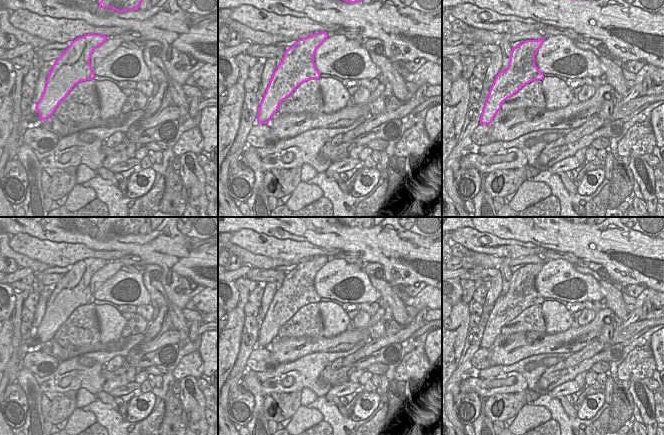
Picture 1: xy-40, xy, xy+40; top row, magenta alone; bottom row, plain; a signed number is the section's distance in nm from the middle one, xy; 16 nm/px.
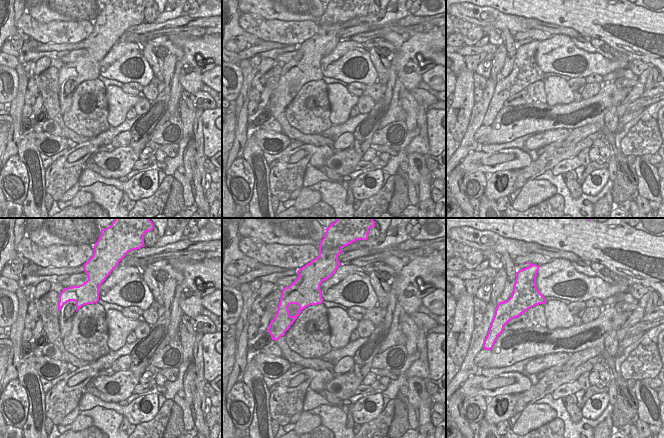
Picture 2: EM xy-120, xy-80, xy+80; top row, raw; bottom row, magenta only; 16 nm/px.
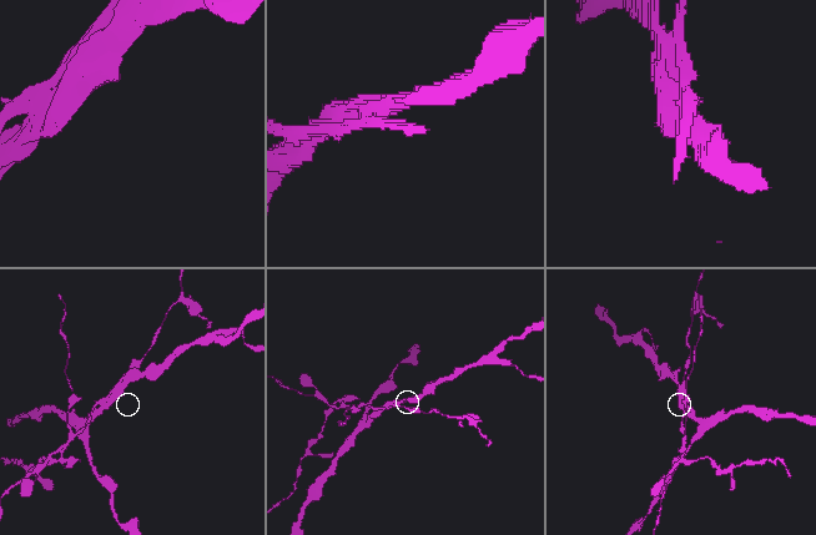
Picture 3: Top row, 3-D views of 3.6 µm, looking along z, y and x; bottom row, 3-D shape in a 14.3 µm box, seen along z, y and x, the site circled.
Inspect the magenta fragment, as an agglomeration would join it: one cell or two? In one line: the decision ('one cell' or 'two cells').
two cells

